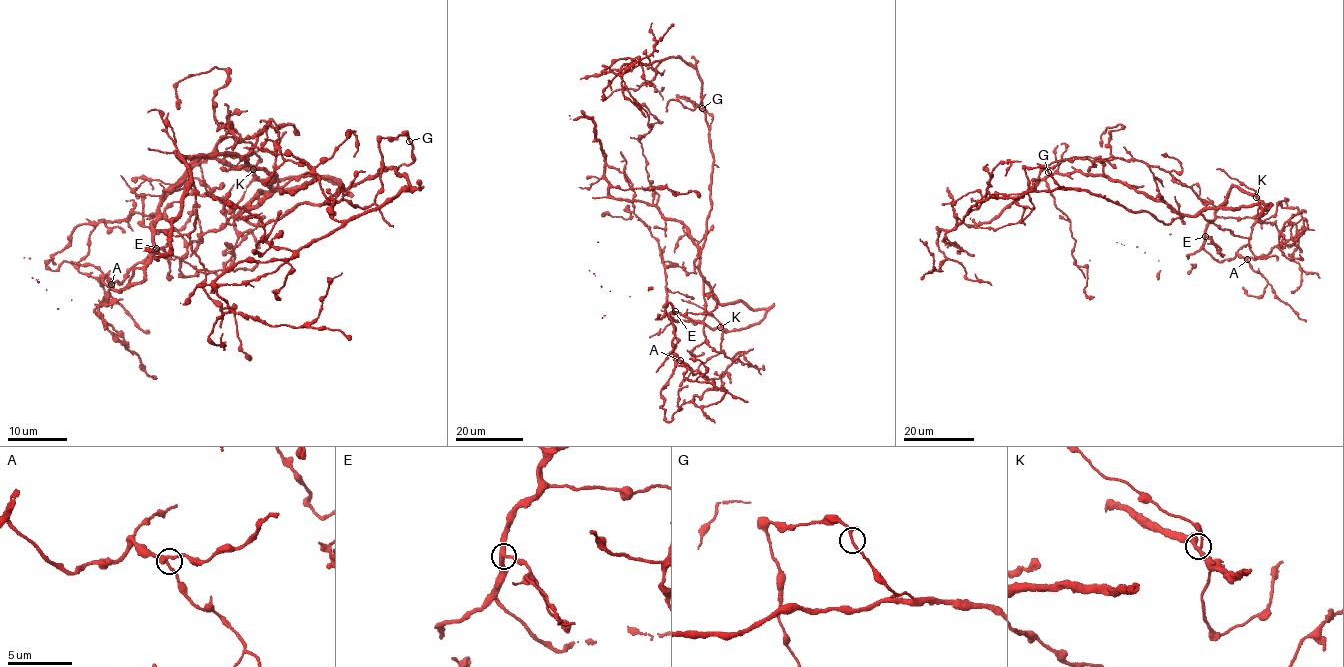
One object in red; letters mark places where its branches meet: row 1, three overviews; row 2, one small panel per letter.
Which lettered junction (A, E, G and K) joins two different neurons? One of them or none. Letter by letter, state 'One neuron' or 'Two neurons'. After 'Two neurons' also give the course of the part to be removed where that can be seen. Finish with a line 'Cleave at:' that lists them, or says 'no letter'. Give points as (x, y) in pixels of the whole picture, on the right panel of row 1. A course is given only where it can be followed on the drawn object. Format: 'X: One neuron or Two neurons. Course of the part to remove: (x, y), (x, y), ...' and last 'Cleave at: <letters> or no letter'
A: One neuron
E: One neuron
G: One neuron
K: One neuron
Cleave at: no letter

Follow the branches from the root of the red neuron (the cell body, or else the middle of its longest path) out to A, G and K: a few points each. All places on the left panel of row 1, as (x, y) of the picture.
A: (242, 213), (258, 192), (338, 181), (254, 179), (197, 159), (159, 208), (152, 255), (118, 292), (111, 284)
G: (242, 213), (262, 226), (301, 203), (325, 204), (379, 170), (411, 163), (410, 141)
K: (242, 213), (250, 209), (258, 192), (293, 189), (319, 178), (338, 181), (317, 175), (258, 179), (253, 169)

